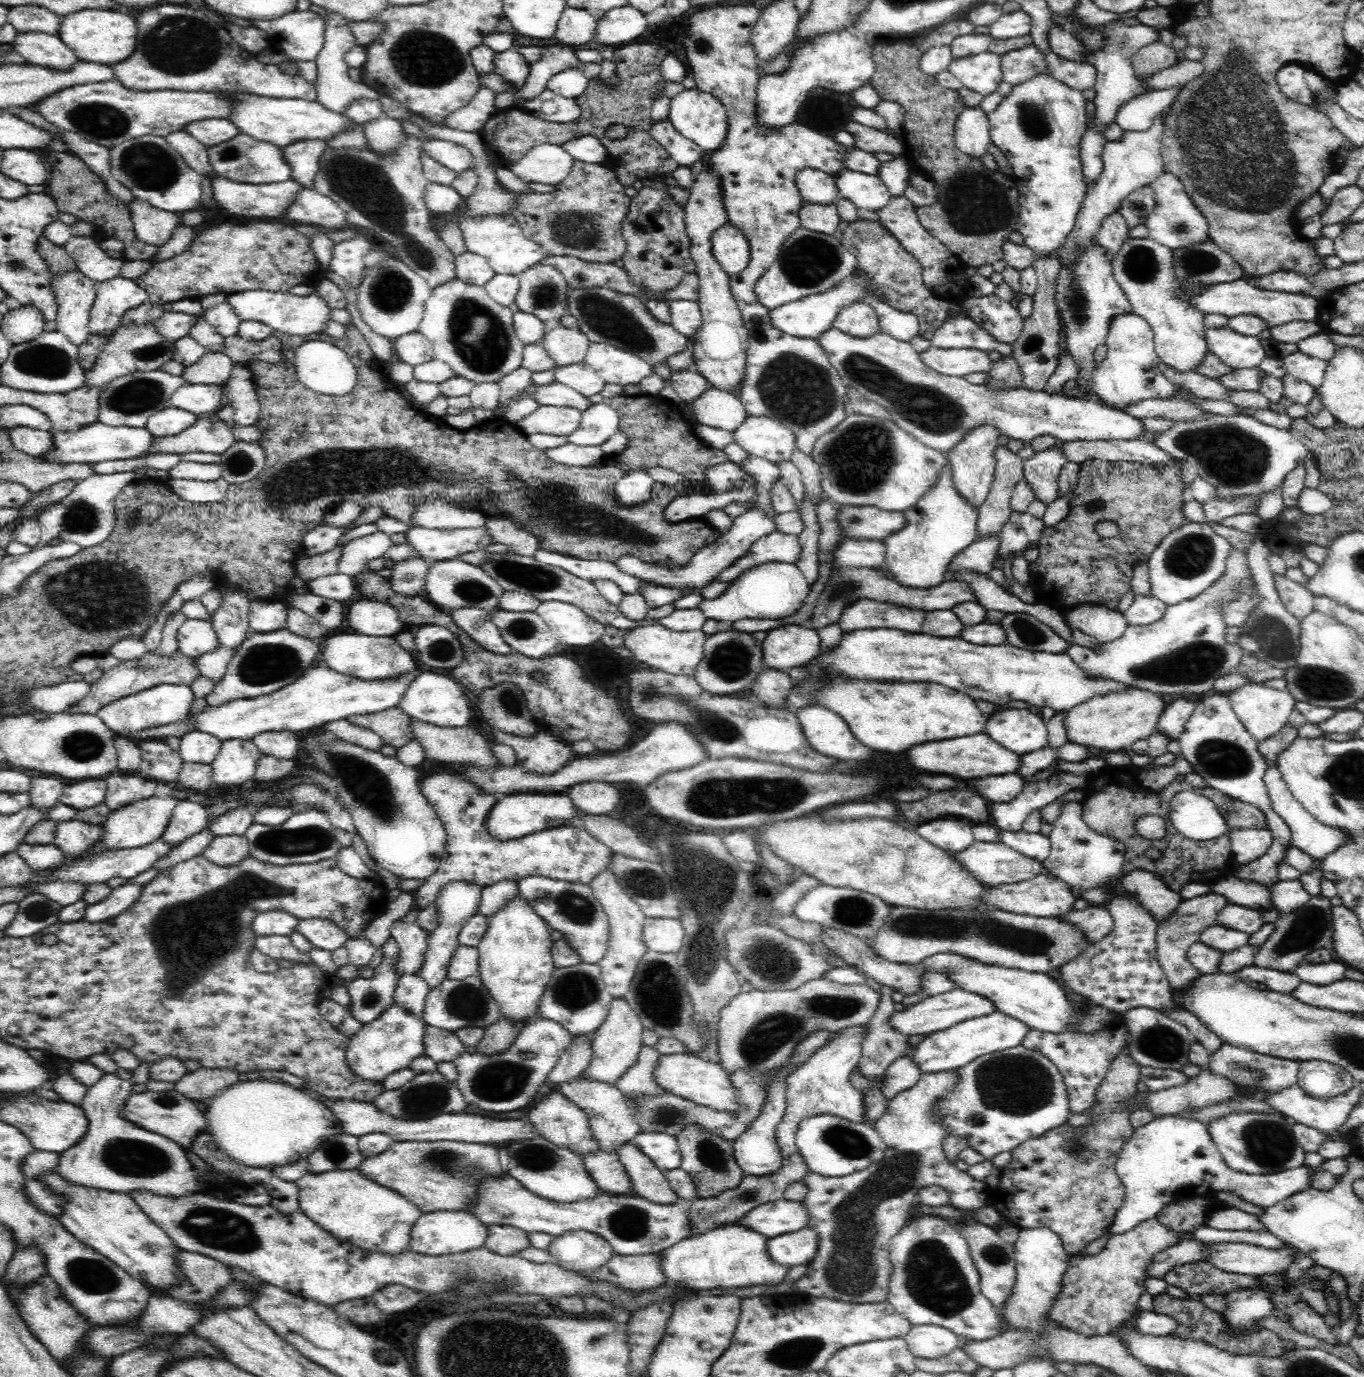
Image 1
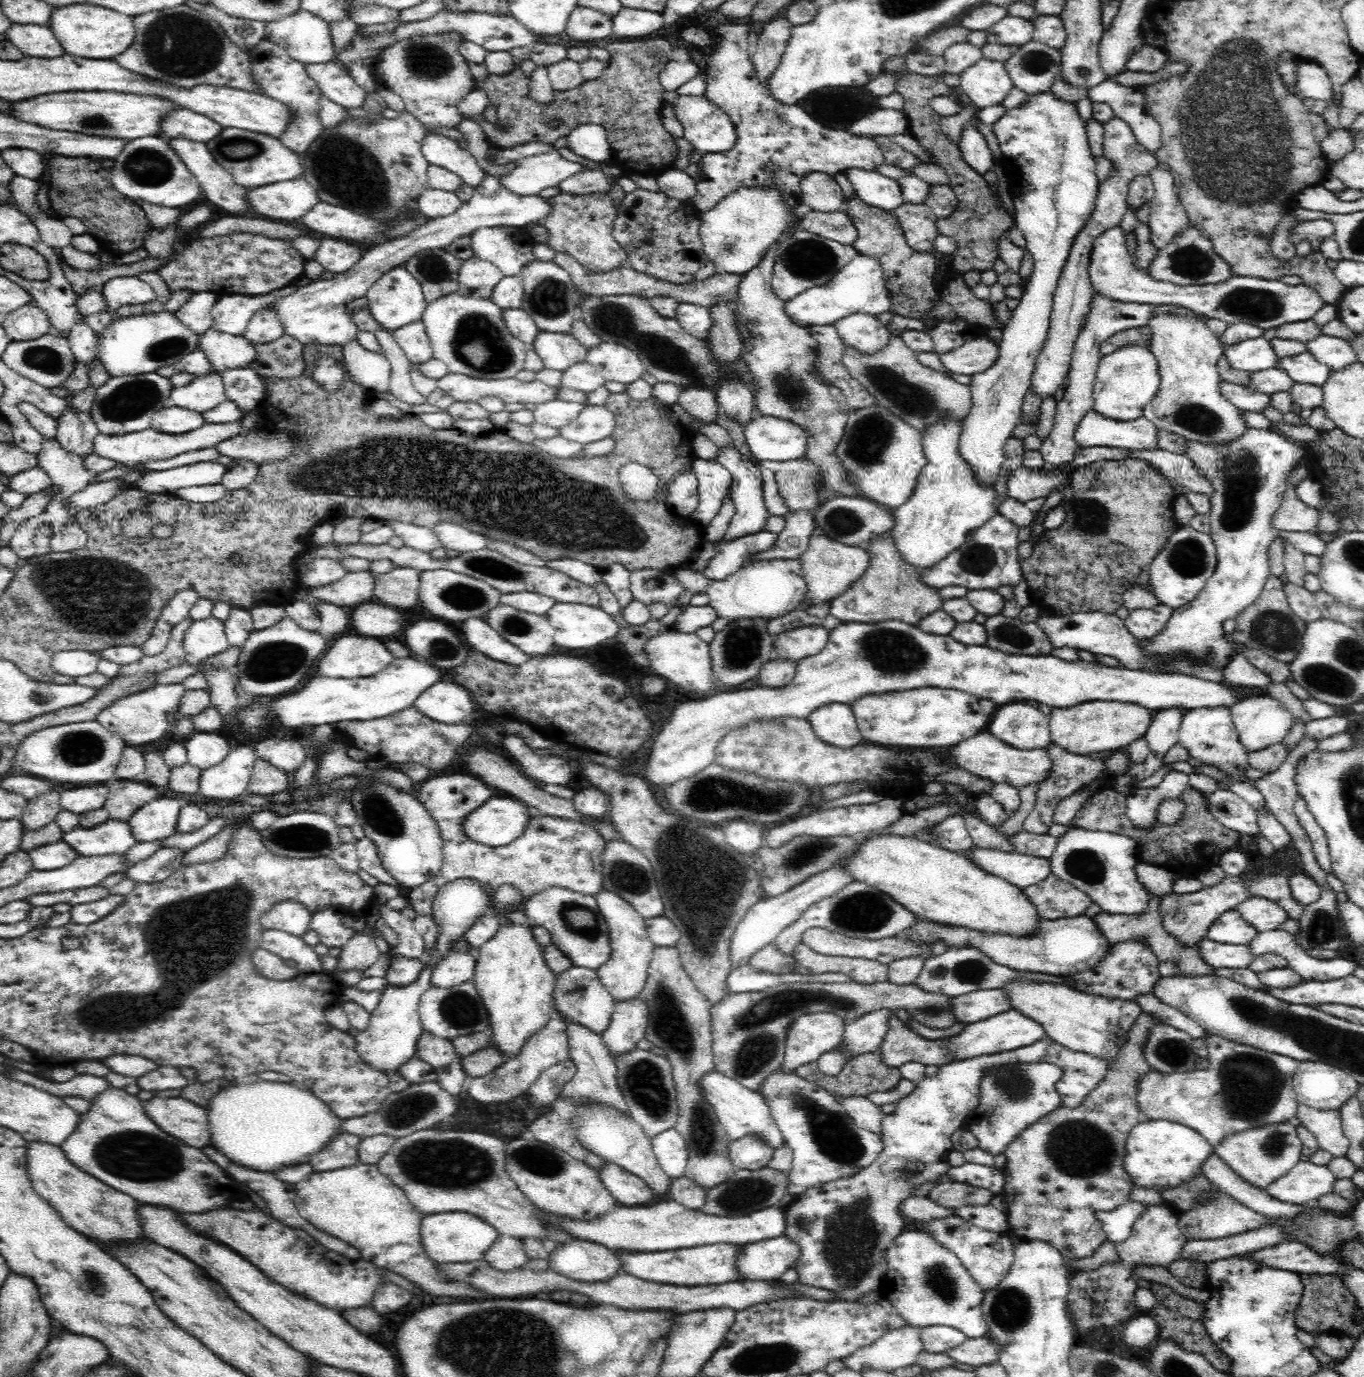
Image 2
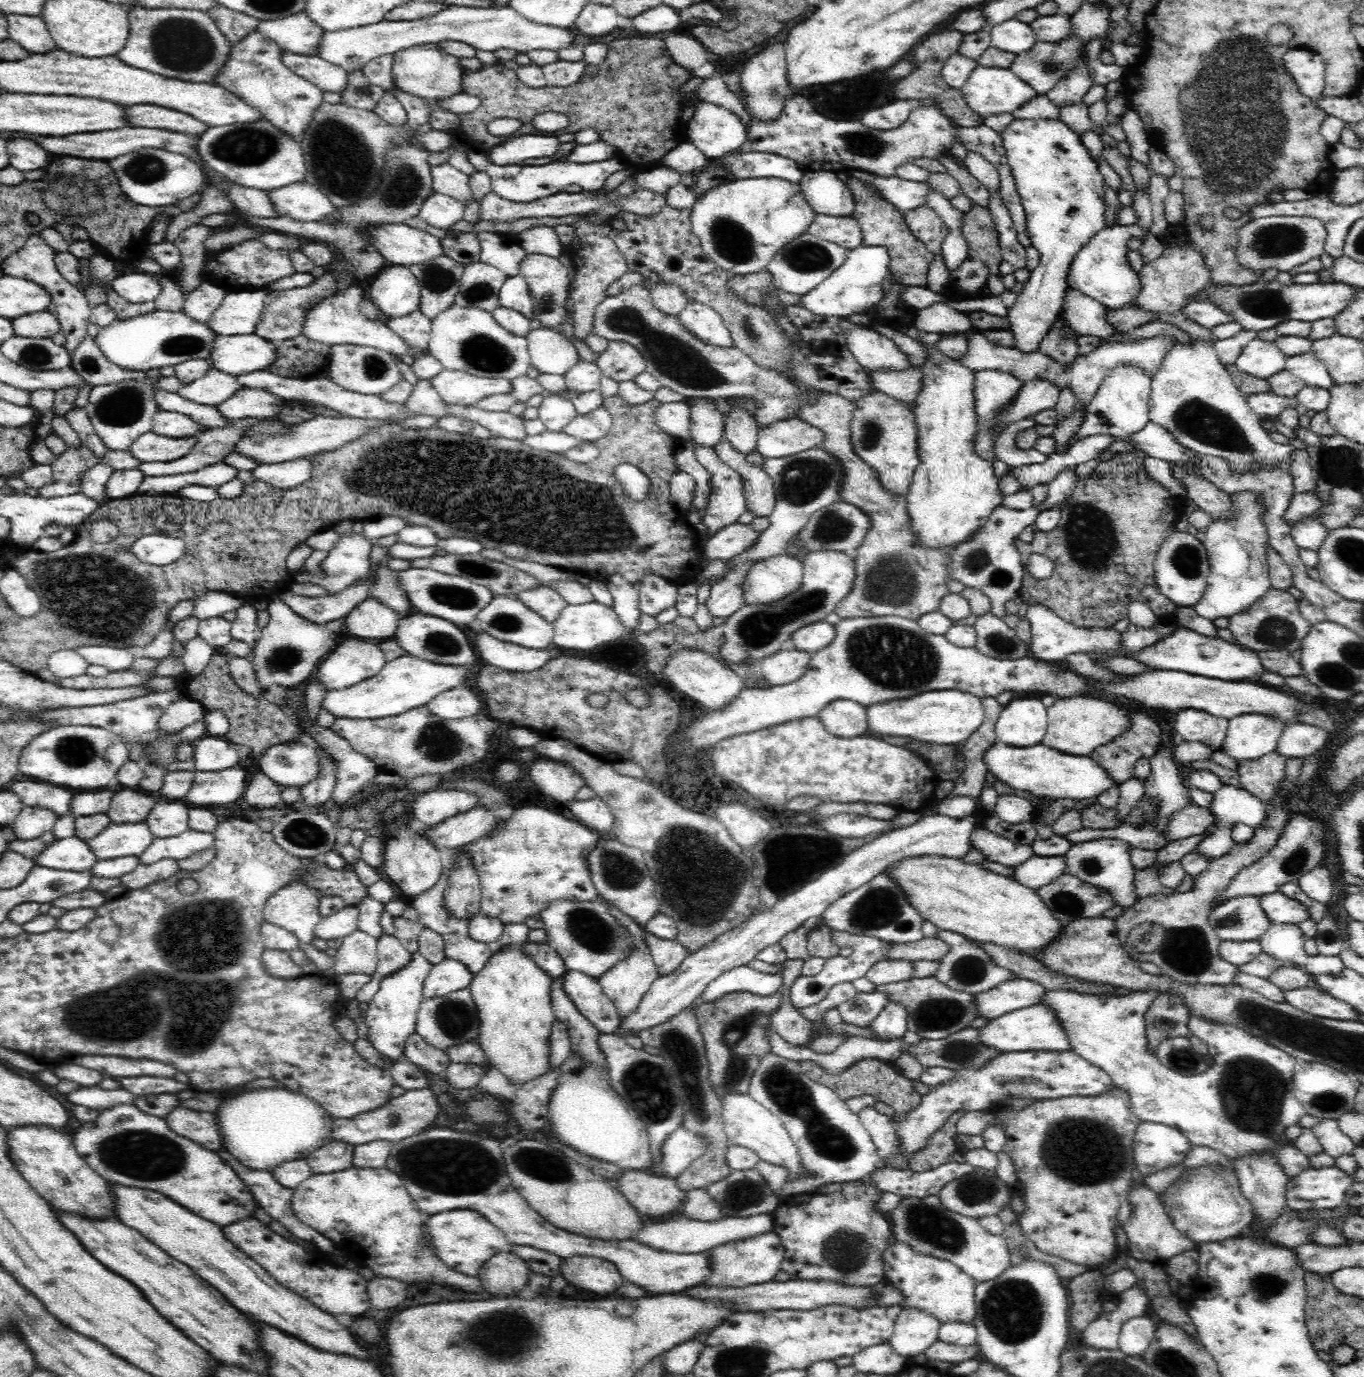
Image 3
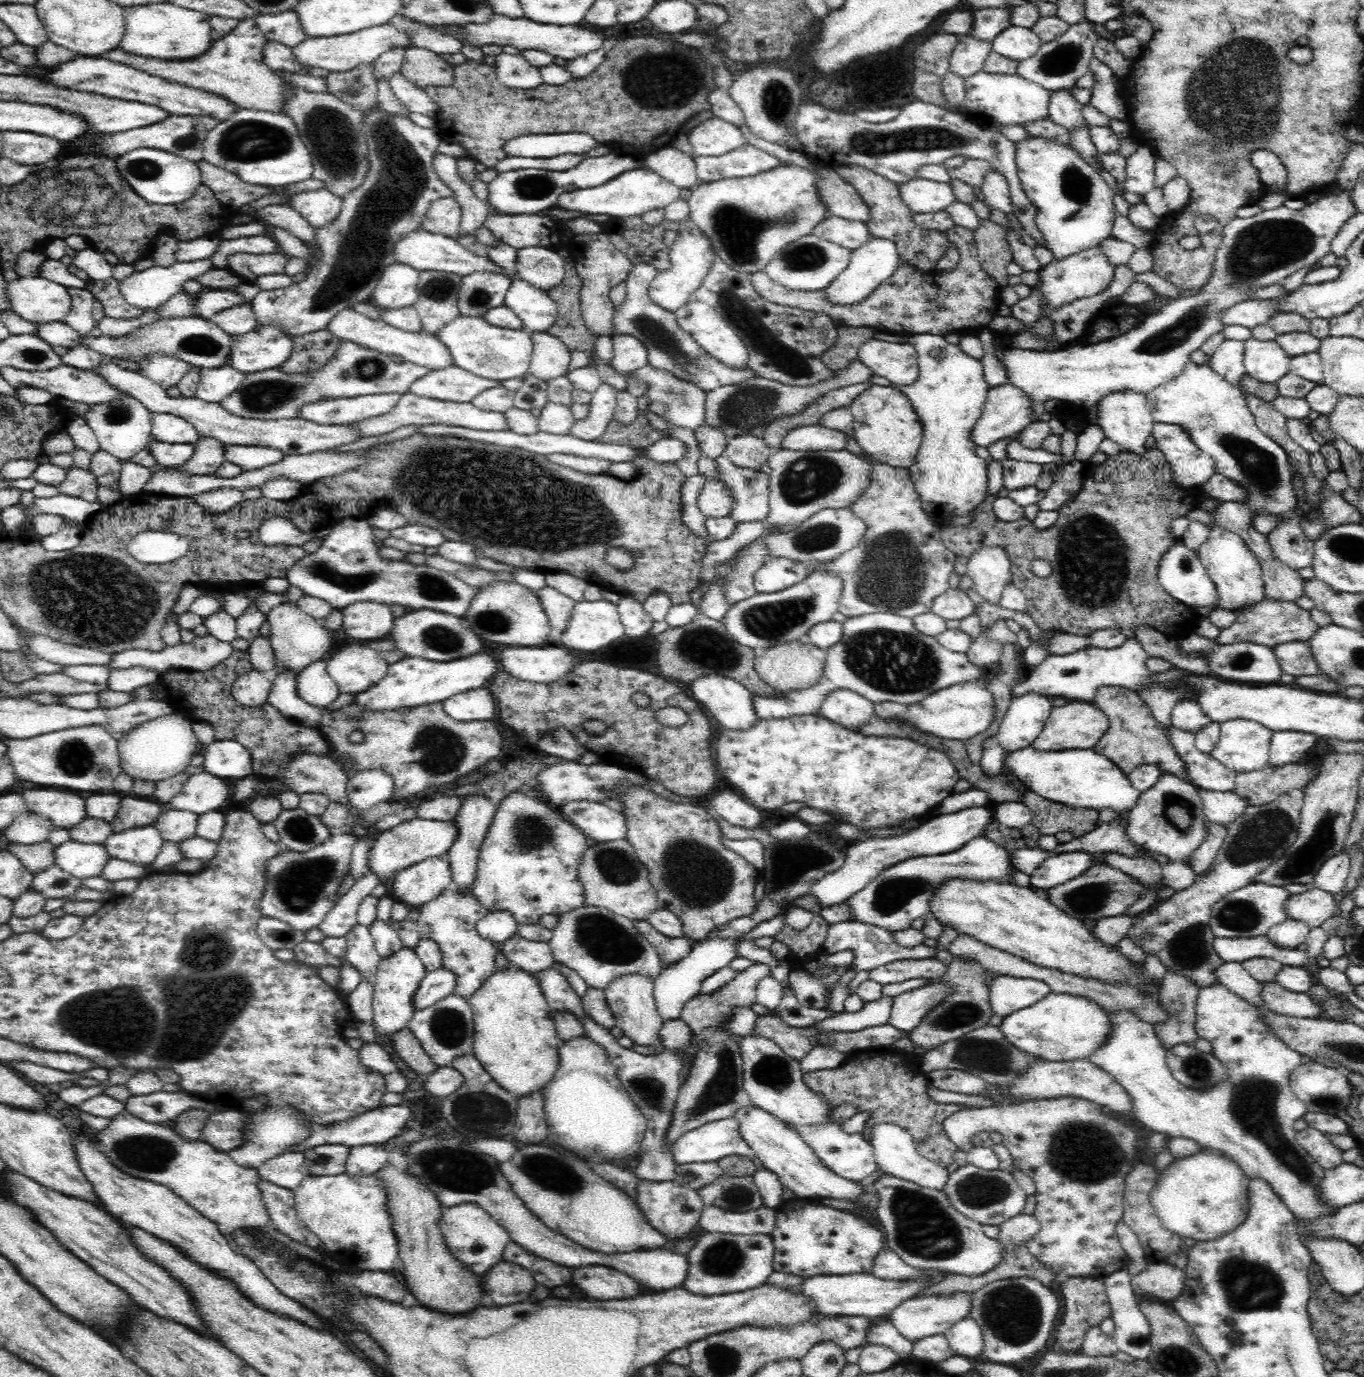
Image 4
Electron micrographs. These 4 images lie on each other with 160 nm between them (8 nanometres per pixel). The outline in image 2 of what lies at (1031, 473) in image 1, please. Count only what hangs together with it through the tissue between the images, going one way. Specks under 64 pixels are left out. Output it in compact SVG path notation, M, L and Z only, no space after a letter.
M1095 293L1089 315L1086 317L1085 325L1080 331L1071 356L1071 364L1067 377L1069 378L1068 386L1065 388L1063 398L1057 402L1056 412L1053 419L1052 428L1048 436L1043 438L1042 446L1038 453L1043 456L1044 466L1042 470L1047 472L1056 470L1059 463L1070 462L1074 459L1076 448L1079 444L1074 438L1079 422L1082 417L1093 410L1093 386L1098 368L1098 363L1102 358L1100 347L1102 342L1110 339L1110 336L1116 335L1122 331L1127 332L1130 328L1146 326L1148 321L1164 313L1164 315L1178 315L1182 317L1192 317L1205 323L1209 318L1203 314L1198 314L1189 308L1183 306L1174 306L1173 304L1144 304L1144 303L1125 303L1102 297L1100 293Z

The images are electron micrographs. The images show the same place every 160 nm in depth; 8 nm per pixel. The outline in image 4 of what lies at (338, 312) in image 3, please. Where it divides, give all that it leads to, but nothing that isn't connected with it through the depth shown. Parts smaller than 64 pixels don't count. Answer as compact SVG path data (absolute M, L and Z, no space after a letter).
M353 308L342 309L328 323L327 329L334 336L338 337L338 339L342 339L342 341L356 343L386 355L396 354L396 356L402 356L404 361L426 367L429 371L440 370L455 365L448 347L444 346L437 336L432 336L424 332L405 332L404 330L390 326L390 324L384 322L381 318L378 320L367 319Z

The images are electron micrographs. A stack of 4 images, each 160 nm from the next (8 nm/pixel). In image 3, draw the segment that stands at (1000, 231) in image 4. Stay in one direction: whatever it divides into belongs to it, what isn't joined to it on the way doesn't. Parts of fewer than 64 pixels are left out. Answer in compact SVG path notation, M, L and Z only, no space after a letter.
M974 205L963 218L962 234L967 240L969 257L981 260L992 276L1001 276L999 271L1003 254L999 234L989 210Z

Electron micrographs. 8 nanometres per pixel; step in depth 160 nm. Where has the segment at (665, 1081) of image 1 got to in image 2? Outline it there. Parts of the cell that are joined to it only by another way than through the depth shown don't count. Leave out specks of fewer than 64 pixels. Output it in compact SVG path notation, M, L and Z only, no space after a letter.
M714 1070L702 1078L702 1091L706 1095L706 1100L714 1107L720 1124L727 1132L731 1141L737 1141L748 1135L760 1137L764 1143L768 1144L773 1152L780 1150L784 1146L785 1138L779 1126L772 1118L769 1106L757 1091L749 1090L741 1086L737 1081L727 1078Z

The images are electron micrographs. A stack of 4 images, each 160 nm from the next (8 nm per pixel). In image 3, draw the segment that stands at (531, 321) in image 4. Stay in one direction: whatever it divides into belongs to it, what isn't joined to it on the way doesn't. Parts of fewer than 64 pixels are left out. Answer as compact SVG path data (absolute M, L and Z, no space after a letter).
M520 274L507 278L502 285L499 294L499 306L514 309L530 321L537 319L528 283Z

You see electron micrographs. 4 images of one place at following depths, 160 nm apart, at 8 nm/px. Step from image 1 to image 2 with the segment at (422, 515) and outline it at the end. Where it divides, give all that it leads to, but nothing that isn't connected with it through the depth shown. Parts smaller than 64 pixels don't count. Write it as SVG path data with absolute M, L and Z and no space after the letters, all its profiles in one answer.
M440 523L433 526L432 529L446 551L454 550L458 553L475 552L488 546L488 538L484 538L484 536L456 524Z

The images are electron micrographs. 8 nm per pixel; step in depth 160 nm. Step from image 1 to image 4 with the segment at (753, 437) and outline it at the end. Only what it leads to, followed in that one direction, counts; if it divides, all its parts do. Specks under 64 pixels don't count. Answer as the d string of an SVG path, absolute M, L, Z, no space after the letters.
M812 425L788 432L781 448L798 451L839 451L847 447L847 434L826 426Z

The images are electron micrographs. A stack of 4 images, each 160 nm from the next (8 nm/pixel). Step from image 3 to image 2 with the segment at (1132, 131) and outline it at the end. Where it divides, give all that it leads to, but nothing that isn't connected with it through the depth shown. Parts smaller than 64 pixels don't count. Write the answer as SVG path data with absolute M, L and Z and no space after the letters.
M1160 165L1148 170L1152 179L1154 197L1151 199L1148 226L1151 230L1150 241L1156 249L1164 248L1172 236L1188 226L1178 193L1174 191L1174 177Z

